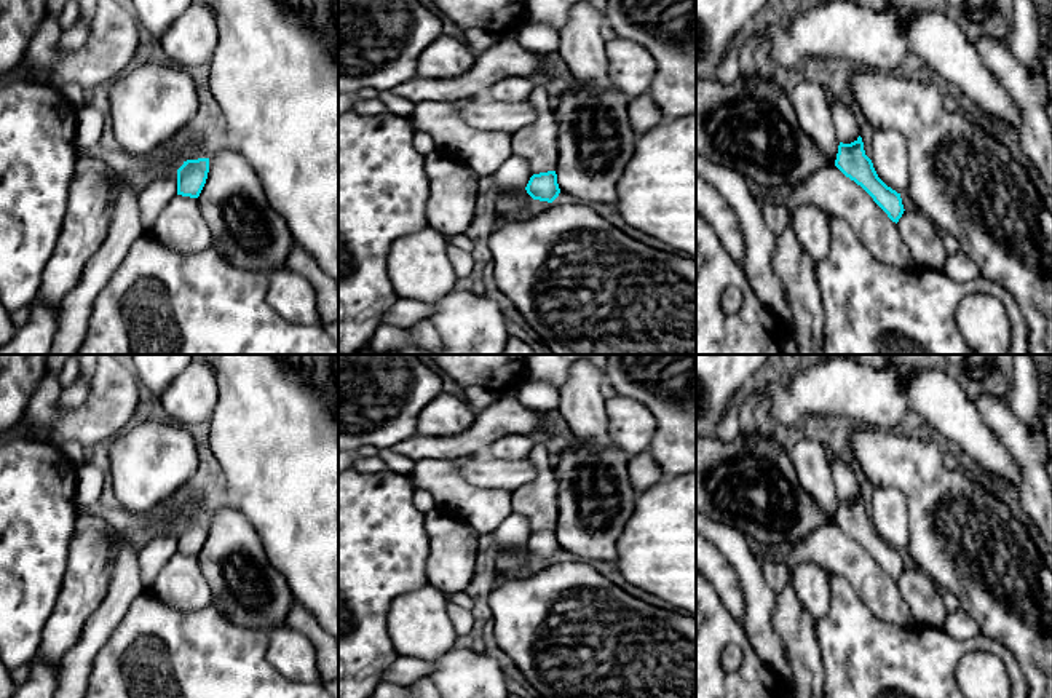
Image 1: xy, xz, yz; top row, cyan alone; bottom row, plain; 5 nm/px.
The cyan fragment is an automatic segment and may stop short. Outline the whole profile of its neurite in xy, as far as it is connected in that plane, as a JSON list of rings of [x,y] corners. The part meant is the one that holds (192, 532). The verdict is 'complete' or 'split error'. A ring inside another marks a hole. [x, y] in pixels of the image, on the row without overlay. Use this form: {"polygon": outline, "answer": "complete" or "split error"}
{"polygon": [[[209,516],[187,518],[177,527],[177,553],[198,556],[209,530]]], "answer": "complete"}

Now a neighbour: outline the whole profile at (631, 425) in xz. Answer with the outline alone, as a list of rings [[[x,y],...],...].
[[[616,395],[605,401],[608,433],[613,444],[629,457],[650,449],[656,418],[639,401]]]

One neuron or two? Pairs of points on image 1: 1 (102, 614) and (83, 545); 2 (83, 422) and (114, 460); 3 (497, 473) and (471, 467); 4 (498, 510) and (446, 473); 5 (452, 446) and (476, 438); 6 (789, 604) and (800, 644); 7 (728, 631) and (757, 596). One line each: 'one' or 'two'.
1: two
2: two
3: one
4: one
5: one
6: one
7: two

